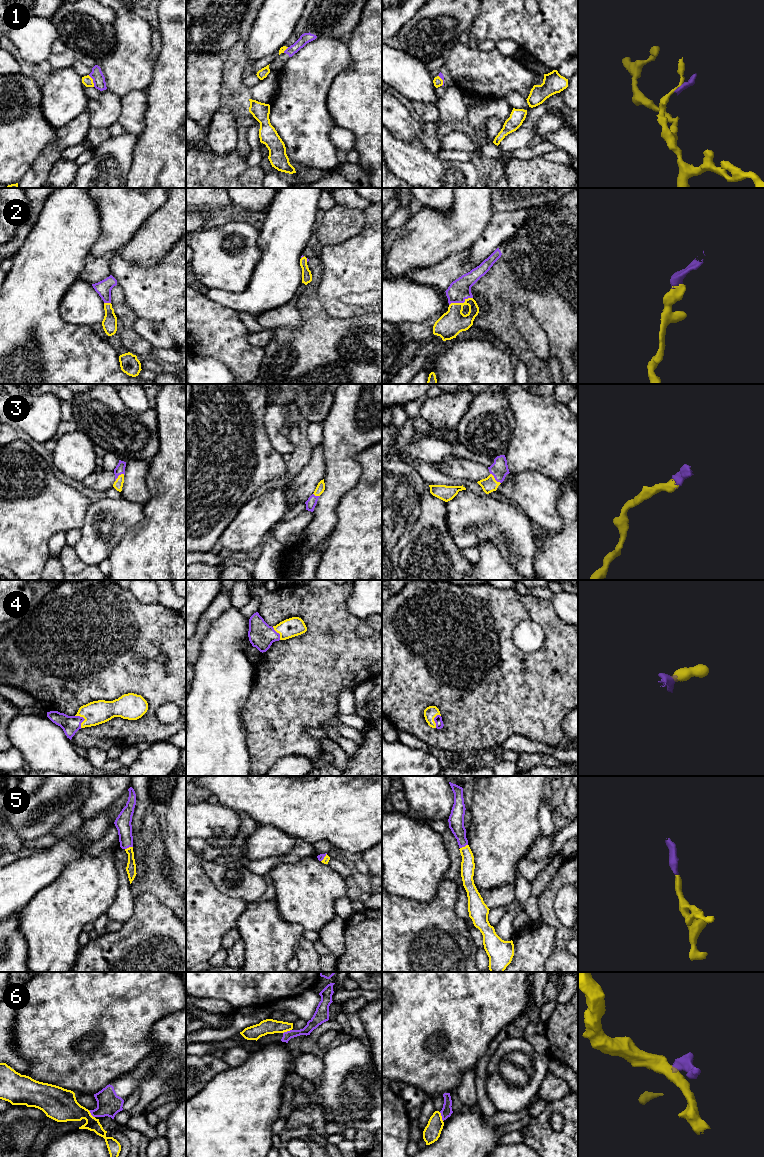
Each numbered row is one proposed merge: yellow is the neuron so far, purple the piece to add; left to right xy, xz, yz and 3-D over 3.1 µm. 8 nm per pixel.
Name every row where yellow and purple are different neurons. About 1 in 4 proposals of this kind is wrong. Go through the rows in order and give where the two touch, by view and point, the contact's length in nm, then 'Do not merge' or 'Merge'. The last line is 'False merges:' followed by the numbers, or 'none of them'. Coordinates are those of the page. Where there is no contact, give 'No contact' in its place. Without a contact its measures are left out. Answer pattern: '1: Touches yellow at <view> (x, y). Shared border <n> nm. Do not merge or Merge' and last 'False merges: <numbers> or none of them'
1: Touches yellow at xy (92, 81). Shared border 110 nm. Do not merge
2: Touches yellow at yz (460, 303). Shared border 200 nm. Merge
3: Touches yellow at yz (494, 479). Shared border 120 nm. Merge
4: Touches yellow at xy (84, 718). Shared border 120 nm. Merge
5: Touches yellow at xy (129, 847). Shared border 70 nm. Merge
6: Touches yellow at xz (287, 1030). Shared border 80 nm. Do not merge
False merges: 1, 6

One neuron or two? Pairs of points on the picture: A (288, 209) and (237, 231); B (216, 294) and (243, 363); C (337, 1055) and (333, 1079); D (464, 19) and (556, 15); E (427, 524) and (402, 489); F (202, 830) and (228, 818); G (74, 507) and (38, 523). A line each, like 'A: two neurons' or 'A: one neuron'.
A: two neurons
B: two neurons
C: one neuron
D: two neurons
E: two neurons
F: one neuron
G: one neuron

